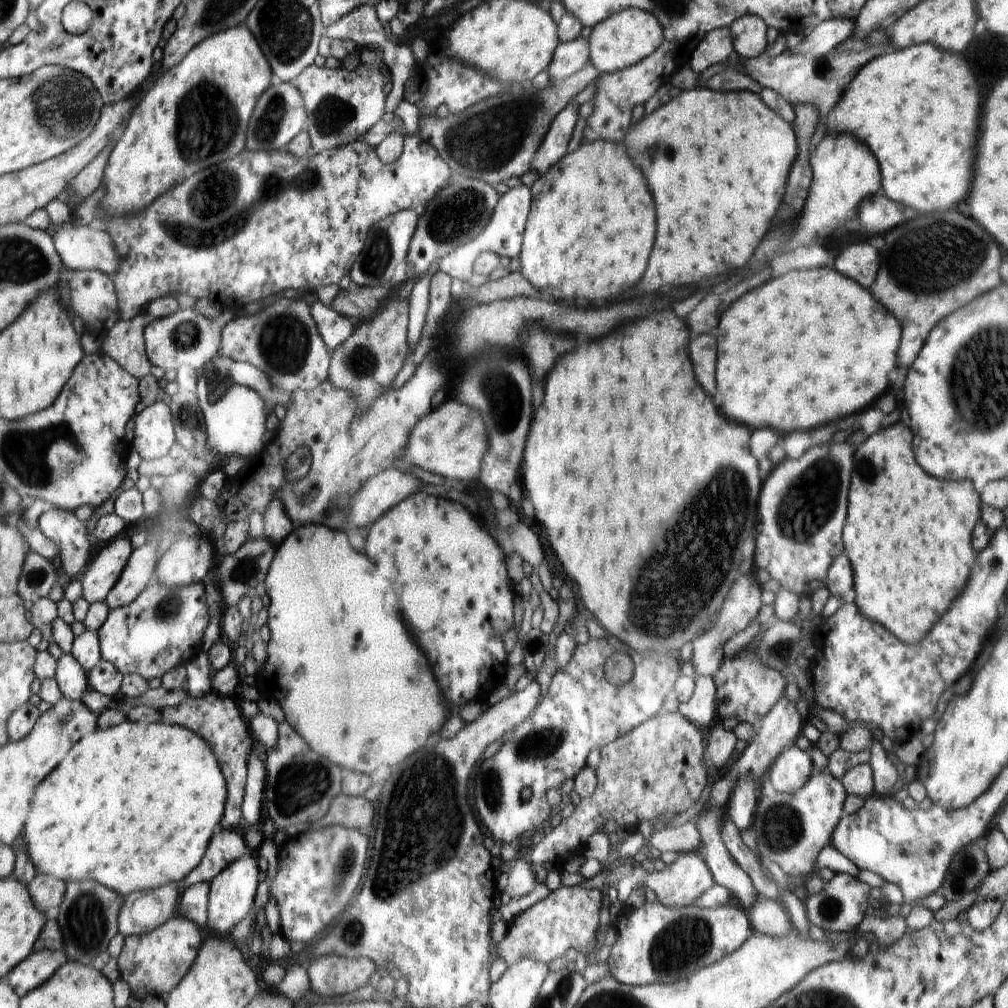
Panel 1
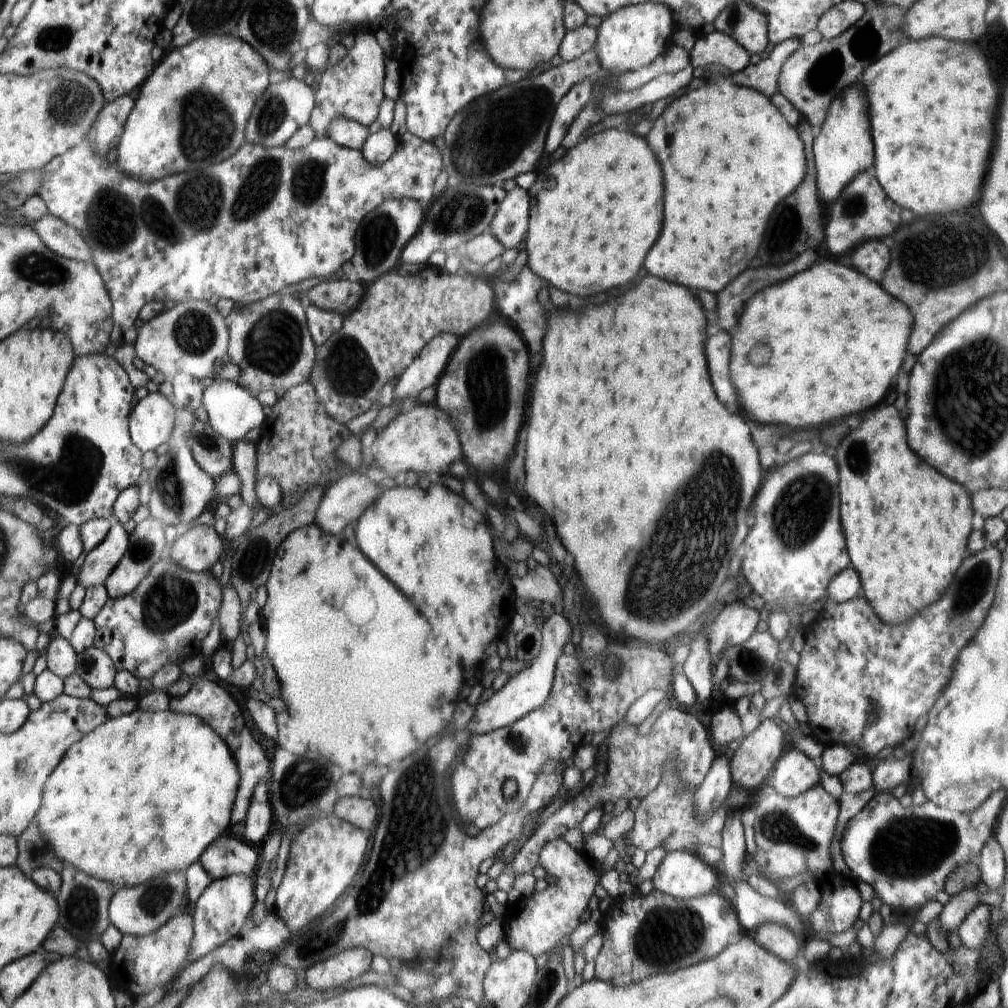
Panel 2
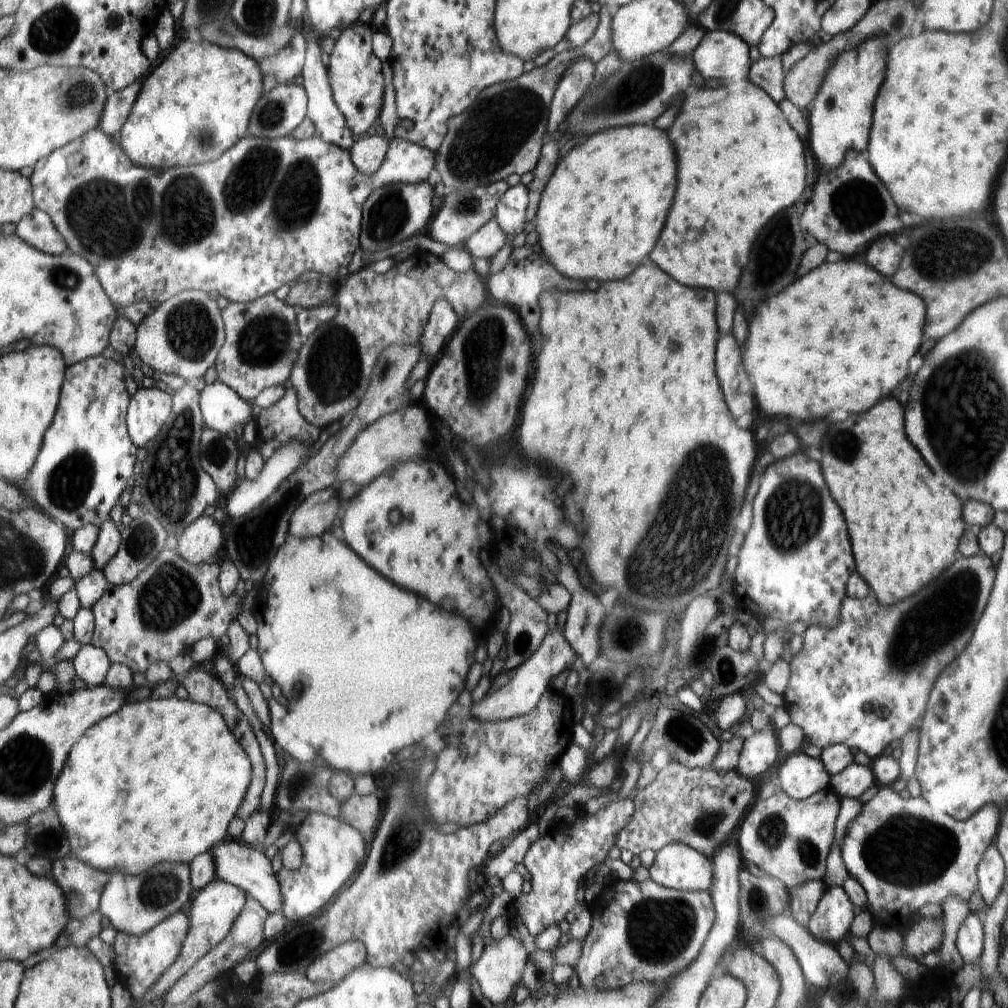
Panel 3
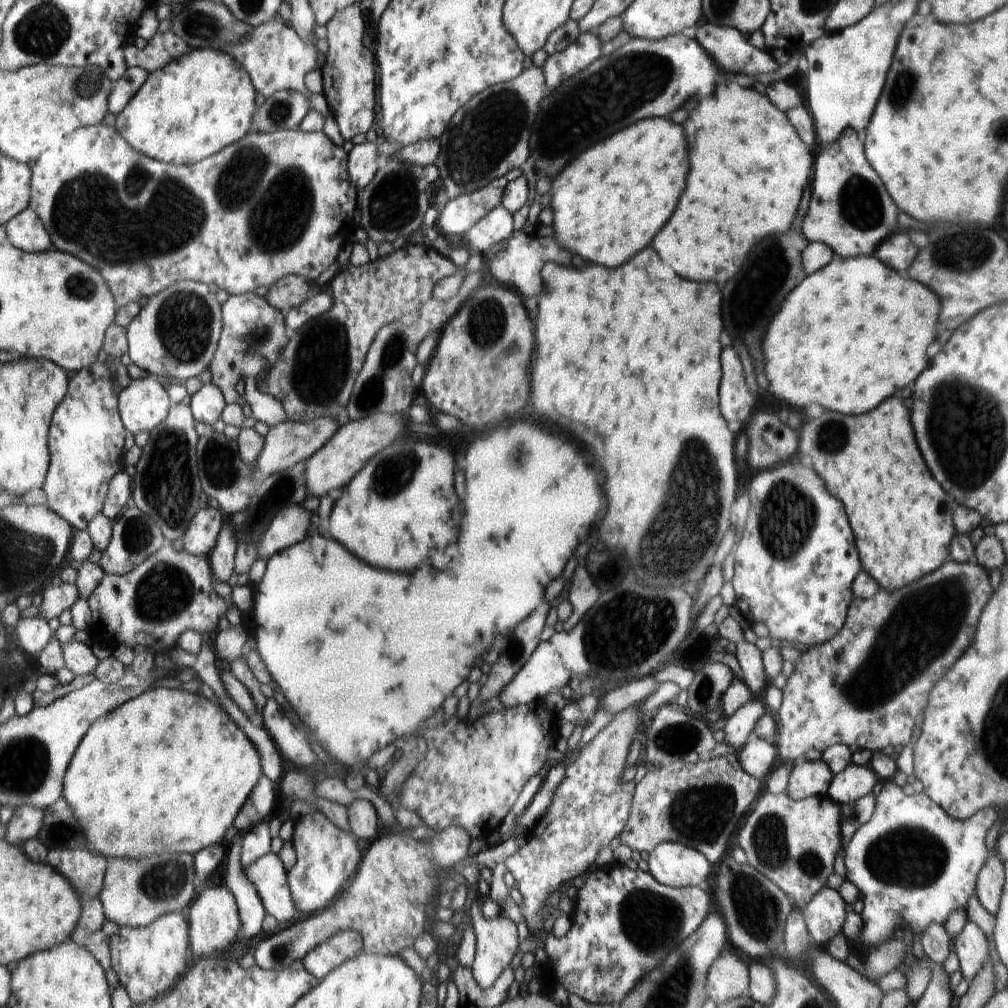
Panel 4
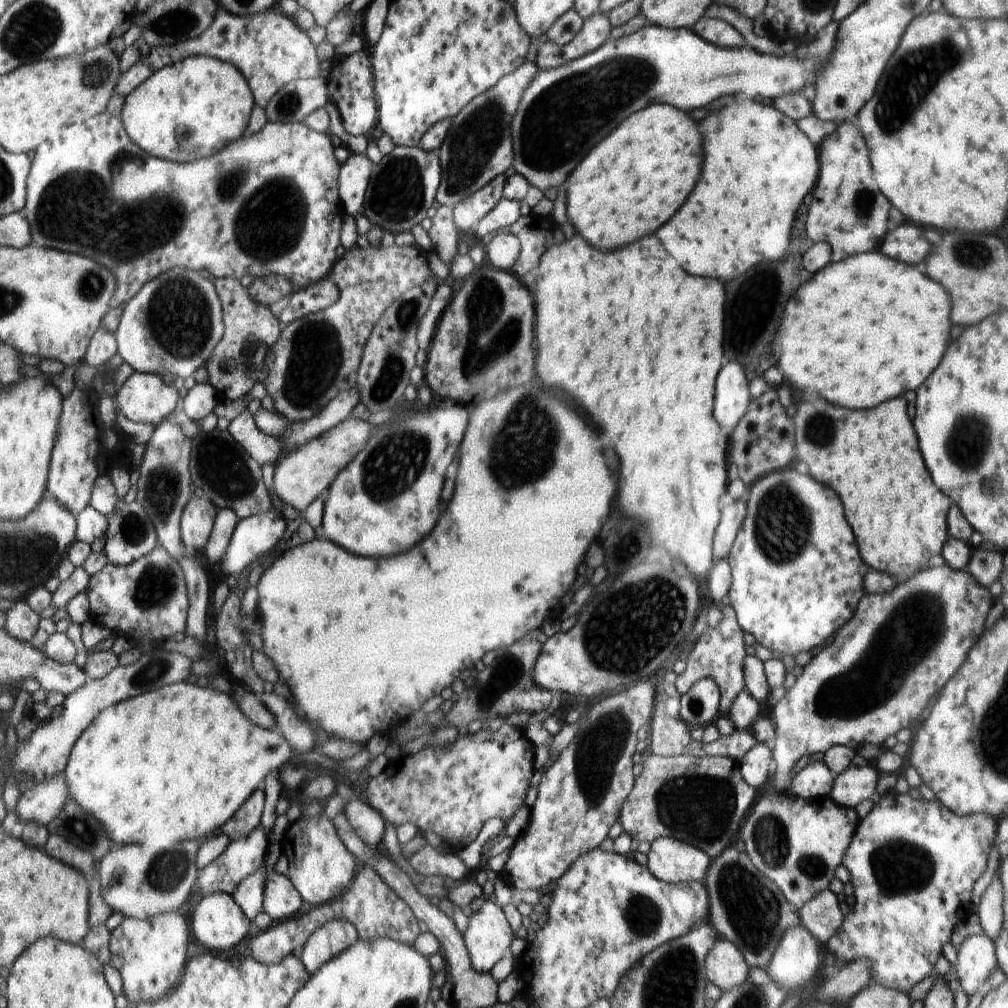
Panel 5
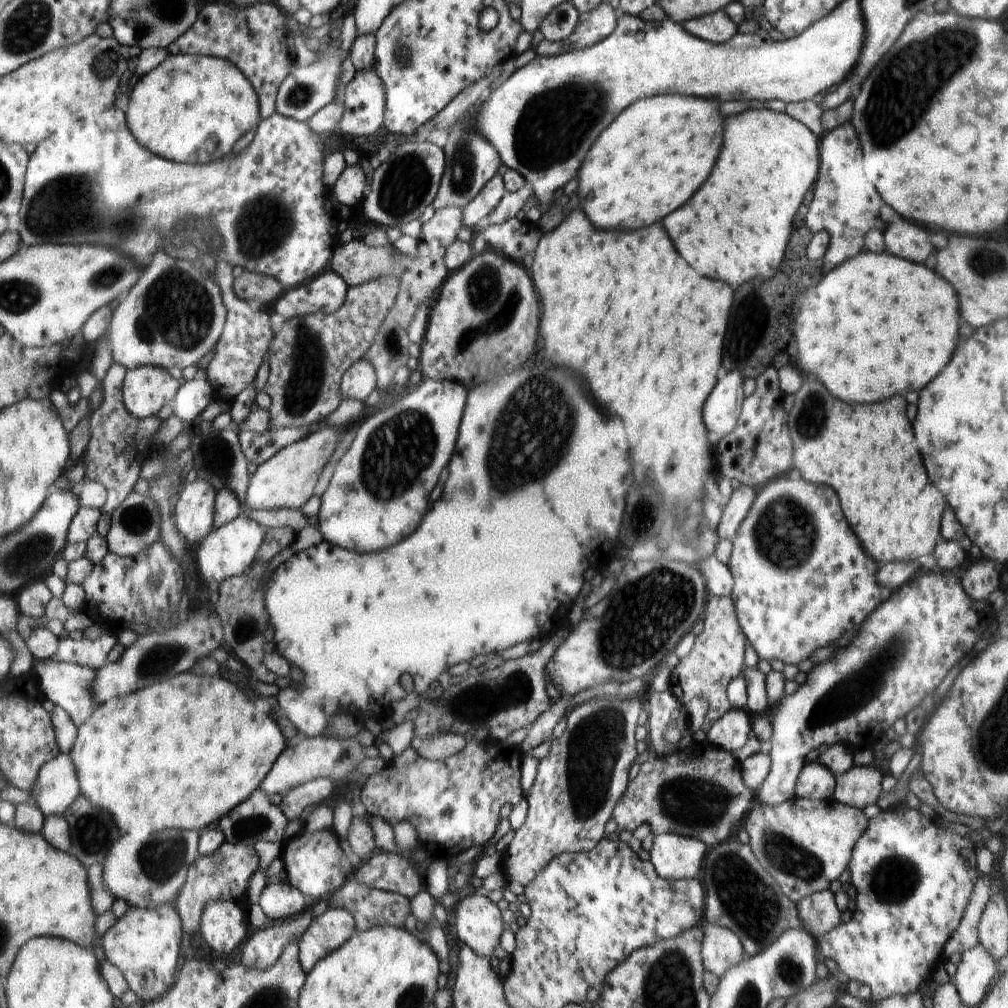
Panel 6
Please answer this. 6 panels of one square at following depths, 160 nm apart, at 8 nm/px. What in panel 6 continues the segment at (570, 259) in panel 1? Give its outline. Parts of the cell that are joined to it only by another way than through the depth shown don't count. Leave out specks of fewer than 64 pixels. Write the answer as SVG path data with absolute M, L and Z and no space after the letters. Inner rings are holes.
M678 94L638 100L598 136L582 162L580 208L596 228L650 226L690 200L710 176L720 146L722 116L712 102Z

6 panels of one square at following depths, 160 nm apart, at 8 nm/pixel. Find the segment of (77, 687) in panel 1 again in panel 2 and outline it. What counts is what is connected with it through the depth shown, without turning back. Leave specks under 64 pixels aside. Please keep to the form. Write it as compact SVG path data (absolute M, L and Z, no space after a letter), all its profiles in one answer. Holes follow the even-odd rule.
M51 633L51 641L43 652L46 653L48 669L56 676L64 680L75 673L77 654L69 641L60 637L58 633Z

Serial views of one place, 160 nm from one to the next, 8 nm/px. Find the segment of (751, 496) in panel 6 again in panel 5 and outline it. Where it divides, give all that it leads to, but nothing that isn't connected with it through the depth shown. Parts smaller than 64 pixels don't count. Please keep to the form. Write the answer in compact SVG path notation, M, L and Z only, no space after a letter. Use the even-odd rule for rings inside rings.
M734 500L733 504L722 507L720 524L716 527L716 534L713 536L713 564L718 560L728 558L736 535L741 529L743 520L746 518L747 503Z

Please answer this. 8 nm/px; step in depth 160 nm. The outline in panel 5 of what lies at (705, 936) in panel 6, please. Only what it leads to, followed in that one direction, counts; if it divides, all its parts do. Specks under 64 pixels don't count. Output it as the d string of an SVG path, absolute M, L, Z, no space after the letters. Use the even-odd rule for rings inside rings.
M720 936L705 958L707 980L723 993L746 983L750 969L740 950Z

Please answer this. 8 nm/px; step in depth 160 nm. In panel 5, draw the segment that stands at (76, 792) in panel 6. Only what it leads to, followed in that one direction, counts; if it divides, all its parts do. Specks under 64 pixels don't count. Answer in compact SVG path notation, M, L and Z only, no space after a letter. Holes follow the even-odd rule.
M60 773L52 780L36 783L30 790L21 791L15 813L21 824L30 822L47 827L55 819L68 796L64 773Z

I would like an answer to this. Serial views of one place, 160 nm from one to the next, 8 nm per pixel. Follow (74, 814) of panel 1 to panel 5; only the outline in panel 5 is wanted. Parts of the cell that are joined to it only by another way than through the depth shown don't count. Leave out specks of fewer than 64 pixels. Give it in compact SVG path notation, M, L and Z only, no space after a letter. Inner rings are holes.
M186 682L107 706L74 743L74 756L69 756L70 768L63 772L69 796L84 812L102 823L113 846L119 848L132 844L178 848L182 842L208 836L233 818L267 776L292 759L292 746L277 730L254 726L246 718L230 694L218 692L212 686L200 688Z

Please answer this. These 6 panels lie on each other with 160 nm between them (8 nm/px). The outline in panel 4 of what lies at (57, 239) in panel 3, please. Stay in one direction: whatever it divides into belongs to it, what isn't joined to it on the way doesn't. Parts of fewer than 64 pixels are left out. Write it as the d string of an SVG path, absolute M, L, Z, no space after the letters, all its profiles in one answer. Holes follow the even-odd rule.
M29 206L5 224L7 242L29 253L39 253L54 248L45 223Z

